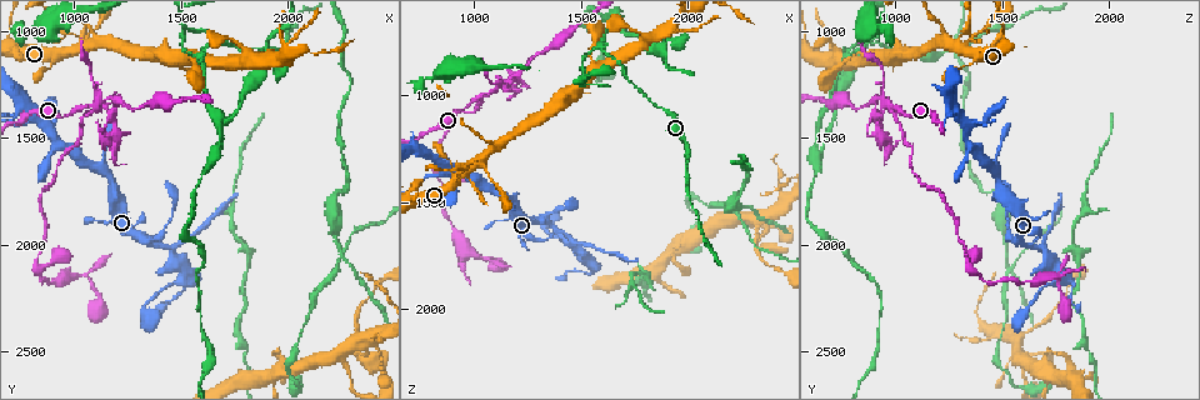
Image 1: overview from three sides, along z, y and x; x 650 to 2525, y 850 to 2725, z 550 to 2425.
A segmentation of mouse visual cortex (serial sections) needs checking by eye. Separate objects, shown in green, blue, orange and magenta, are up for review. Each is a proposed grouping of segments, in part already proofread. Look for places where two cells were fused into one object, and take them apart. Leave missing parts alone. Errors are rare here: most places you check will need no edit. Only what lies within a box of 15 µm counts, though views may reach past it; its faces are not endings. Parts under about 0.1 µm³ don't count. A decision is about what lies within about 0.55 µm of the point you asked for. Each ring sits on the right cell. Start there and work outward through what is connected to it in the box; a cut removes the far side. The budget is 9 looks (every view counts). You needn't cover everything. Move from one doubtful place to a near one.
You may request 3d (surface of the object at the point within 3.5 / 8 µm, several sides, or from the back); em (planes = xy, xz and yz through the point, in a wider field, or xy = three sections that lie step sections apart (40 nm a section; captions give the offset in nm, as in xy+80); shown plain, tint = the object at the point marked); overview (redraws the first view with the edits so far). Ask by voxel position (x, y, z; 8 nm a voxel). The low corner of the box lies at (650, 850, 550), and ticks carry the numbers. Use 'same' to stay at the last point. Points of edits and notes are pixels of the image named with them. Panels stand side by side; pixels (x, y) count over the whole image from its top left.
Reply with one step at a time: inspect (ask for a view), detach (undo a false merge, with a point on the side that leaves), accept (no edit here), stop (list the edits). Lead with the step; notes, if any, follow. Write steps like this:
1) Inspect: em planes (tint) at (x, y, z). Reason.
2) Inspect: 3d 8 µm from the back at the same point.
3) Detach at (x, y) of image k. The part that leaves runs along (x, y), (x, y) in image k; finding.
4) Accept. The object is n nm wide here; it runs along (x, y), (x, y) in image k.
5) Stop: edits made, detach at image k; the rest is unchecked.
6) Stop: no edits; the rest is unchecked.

Inspect: 3d 8 µm at (910, 1060, 1390).

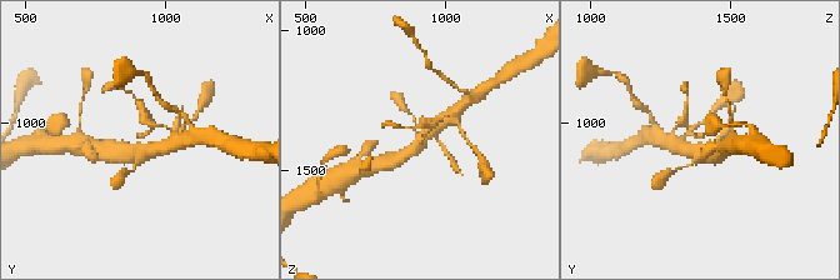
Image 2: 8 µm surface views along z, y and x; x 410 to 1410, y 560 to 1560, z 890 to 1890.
Inspect: em xy step 1 (tint) at (910, 1060, 1400). Now the EM.

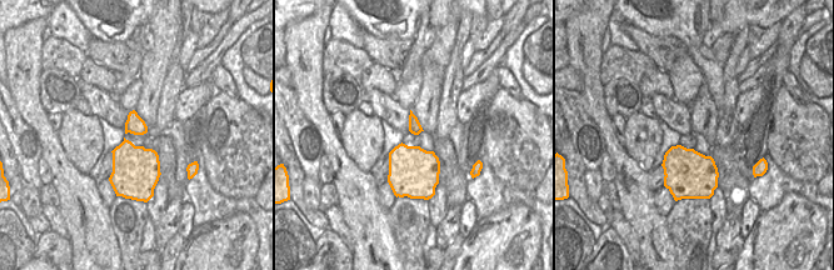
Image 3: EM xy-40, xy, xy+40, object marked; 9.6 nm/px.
Accept. It runs along (719, 153), (704, 153), (685, 115) in image 2; one cell here.

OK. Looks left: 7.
Inspect: 3d 8 µm at (1610, 1070, 800). Sharp bend.

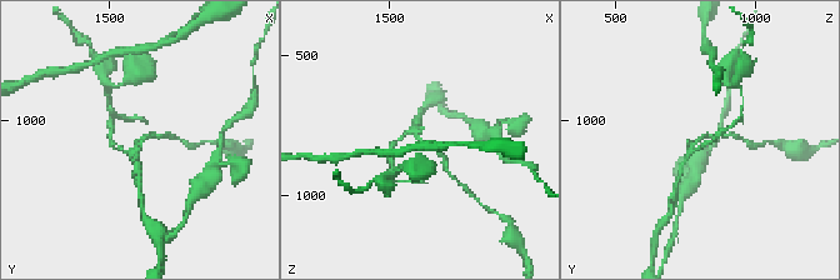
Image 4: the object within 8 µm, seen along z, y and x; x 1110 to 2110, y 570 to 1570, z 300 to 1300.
Inspect: 3d 3.5 µm at (1600, 1070, 790).

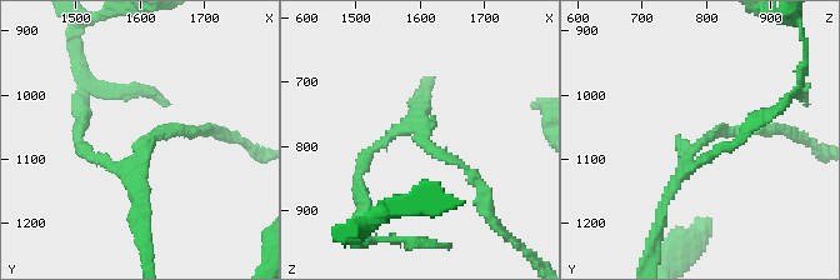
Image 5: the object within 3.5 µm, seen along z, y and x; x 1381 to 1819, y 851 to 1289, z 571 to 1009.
Inspect: em xy step 3 (tint) at (1610, 1075, 795). 3 arms meet here; the arms are 150, 150, 150 nm wide.

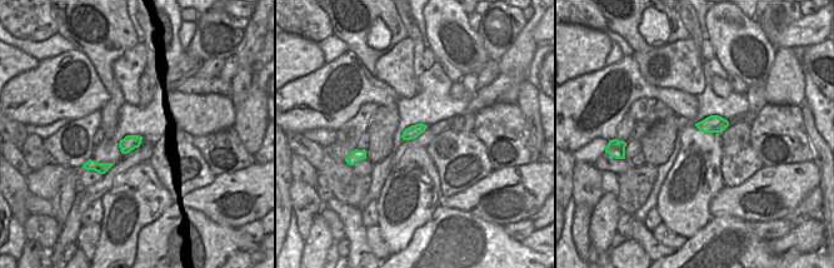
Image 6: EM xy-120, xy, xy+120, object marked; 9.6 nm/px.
Detach at (424, 110) of image 5. The part that leaves runs along (424, 138), (424, 90), (428, 86) in image 5; two cells meet here.

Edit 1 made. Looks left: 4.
Inspect: 3d 3.5 µm from the back at (870, 1440, 1350). Four arms meet.

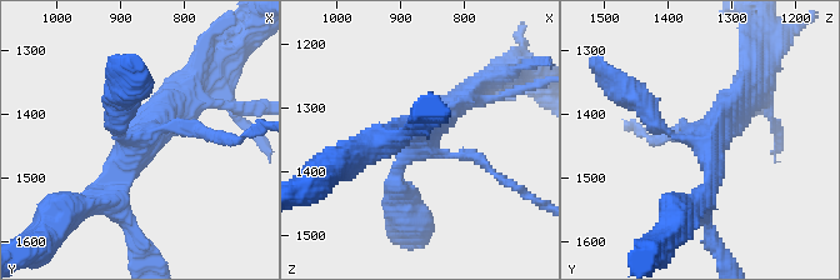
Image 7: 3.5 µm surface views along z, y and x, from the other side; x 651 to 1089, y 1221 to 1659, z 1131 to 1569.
Inspect: em xy step 5 (tint) at (875, 1450, 1335). 4 arms meet here; the arms are 150, 200, 300, 350 nm wide; now the EM.

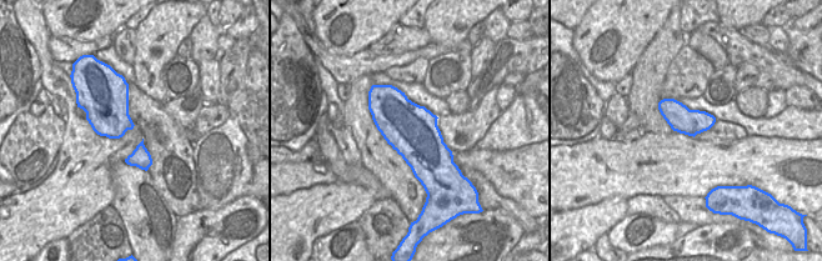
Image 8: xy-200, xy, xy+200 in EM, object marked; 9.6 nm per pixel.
Accept. It runs along (86, 205), (190, 86) in image 7; all the same cell.

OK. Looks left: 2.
Stop: edits made, detach at image 5; the rest is unchecked.

